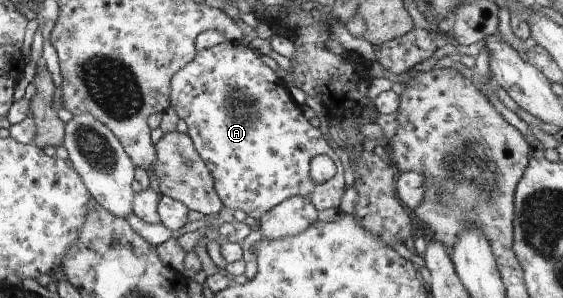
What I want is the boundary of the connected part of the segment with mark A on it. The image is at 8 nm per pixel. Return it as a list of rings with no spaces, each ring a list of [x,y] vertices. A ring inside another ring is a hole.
[[[226,41],[197,51],[193,60],[171,80],[171,106],[187,124],[188,136],[213,176],[215,191],[225,207],[243,210],[248,216],[259,219],[273,206],[298,195],[309,196],[317,211],[339,208],[346,185],[337,152],[320,130],[303,116],[301,106],[293,101],[285,82],[248,44]],[[318,155],[329,156],[336,167],[336,177],[324,184],[313,182],[310,176],[310,164]]]

